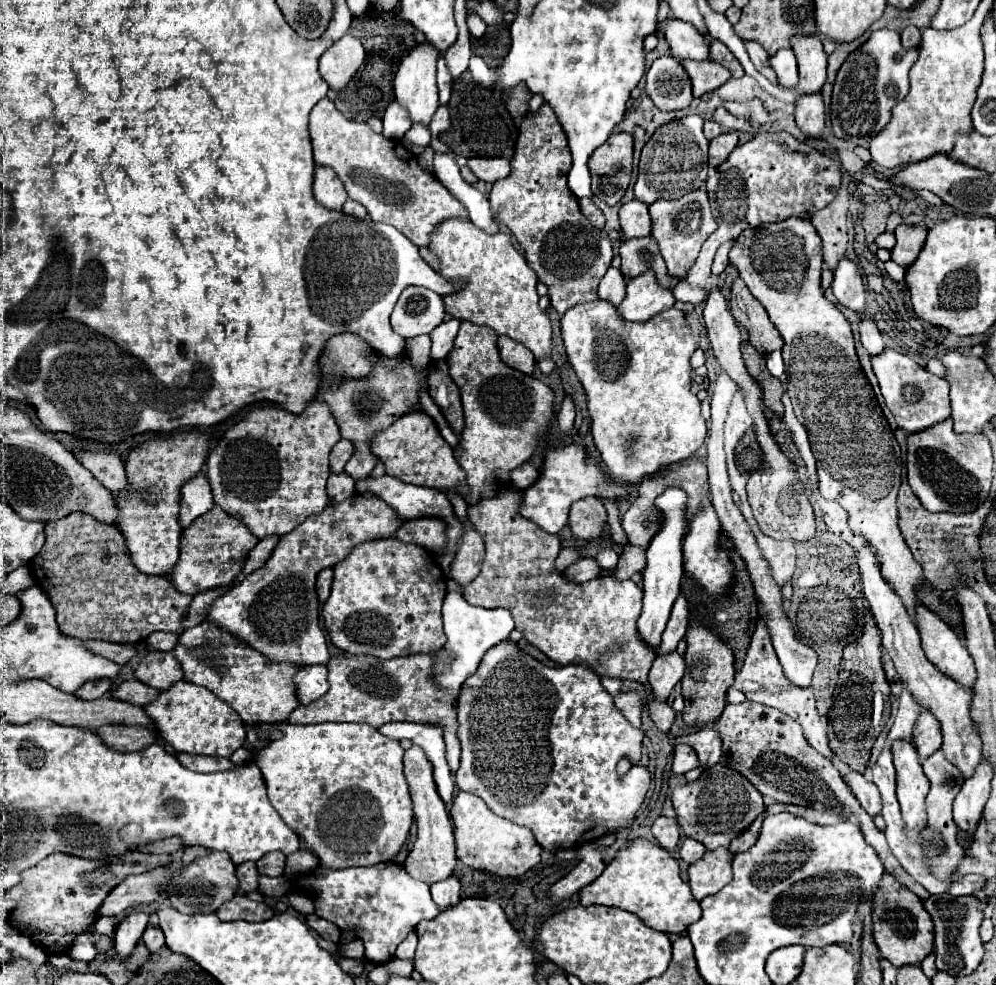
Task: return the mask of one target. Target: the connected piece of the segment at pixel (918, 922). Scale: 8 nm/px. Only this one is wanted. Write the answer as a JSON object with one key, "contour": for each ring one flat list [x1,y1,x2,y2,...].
{"contour":[[884,873,880,887,874,895,874,941,886,961,894,967,904,965,920,965,934,949,934,923,926,913,918,895,898,883,894,877]]}

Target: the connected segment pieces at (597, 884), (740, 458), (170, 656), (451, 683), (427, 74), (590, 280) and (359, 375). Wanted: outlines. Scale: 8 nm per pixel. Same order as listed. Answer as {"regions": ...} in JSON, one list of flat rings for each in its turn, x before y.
{"regions":[[[634,837,616,853,604,873,580,891,582,905,614,905,638,915,644,924,664,933,682,933,700,917,700,905,682,881,678,861,672,853,646,837]],[[750,429,738,443,736,447,736,465,738,469,750,477,752,471,758,471,764,463,764,451,762,447,758,445,756,441,756,435,754,435,754,429]],[[148,651,146,657,138,663,134,677,150,687,156,687,160,691,168,689,174,681,184,679,184,673,180,669,180,663,176,661,174,653,164,651]],[[448,591,442,607,444,633,448,637,442,647,444,655,438,655,434,661,434,683,448,695,458,695,464,681,478,671,478,665,488,649,498,645,514,629,514,619,506,609,484,609,470,605,460,591]],[[418,45,414,47,404,61,398,67,398,73,394,77,394,93,396,93,396,101,408,111,408,117,412,121,412,125,420,123,424,127,430,125,436,109,438,109,438,87,436,87,436,59,438,59,438,51,434,51,432,45]],[[550,105,526,113,516,143,516,155,510,161,510,177,496,181,490,191,490,211,498,225,512,231,524,247,528,265,548,287,552,307,562,317,570,307,596,301,600,279,612,261,612,243,602,229,590,225,580,213,578,199,570,193,566,173,572,165,566,133]],[[344,331,332,335,318,359,320,389,340,387,346,379,364,379,372,373,372,361,368,359,374,349,356,333]]]}

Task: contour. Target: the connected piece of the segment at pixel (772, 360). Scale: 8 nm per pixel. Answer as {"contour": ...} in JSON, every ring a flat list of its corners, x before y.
{"contour":[[776,349,776,351,772,351,772,353,768,353,768,357,766,357,766,367,768,367,768,371,770,371,774,377,780,377,780,375,784,373,782,355,780,355,780,351,778,351,778,349]]}

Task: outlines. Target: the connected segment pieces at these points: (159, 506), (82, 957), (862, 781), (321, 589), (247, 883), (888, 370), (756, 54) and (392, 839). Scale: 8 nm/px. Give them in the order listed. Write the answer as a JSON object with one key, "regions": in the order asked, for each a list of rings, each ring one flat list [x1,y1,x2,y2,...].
{"regions":[[[190,429,176,435,158,437,140,443,136,449,130,449,126,459,126,479,128,489,116,493,116,527,126,539,132,563,138,571,146,575,168,575,174,563,178,561,180,545,180,499,182,485,196,477,202,469,210,451,210,435,206,431]],[[90,935,90,937,78,937,78,941,74,943,67,955,74,960,90,962,96,954,95,947,92,947,92,935]],[[832,757,832,763,838,771,844,771,844,781,850,787,850,791,854,793,854,797,860,801,864,811,870,815,878,815,880,813,880,793,878,793,876,785,872,781,868,781,862,773,858,773,852,767,848,767,846,763,842,763,838,757]],[[326,567,318,573,318,579,316,579,316,591,318,591,318,599,324,603,330,595,330,585,332,585,332,569]],[[254,861,240,863,236,867,236,875,238,875,238,881,240,881,240,891,242,893,250,893,250,891,258,889,258,869,256,869]],[[886,349,878,357,872,357,872,367,874,367,874,375,880,383,888,409,892,411,898,427,904,429,906,433,918,433,918,431,930,429,936,423,942,423,950,417,950,399,948,399,946,379,932,375,930,371,914,363,910,357,894,349]],[[746,41,746,49,748,49,748,55,750,55,754,67,756,67,766,79,770,79,774,85,778,85,776,73,770,69,770,63,768,63,768,59,770,59,768,53,766,53,758,43,754,43,754,41]],[[316,723,316,725,284,725,284,735,276,741,272,741,268,747,260,749,254,757,256,765,260,767,266,787,268,787,268,799,272,803,272,807,280,813,280,817,284,819,284,823,298,833,298,837,302,837,306,841,306,845,314,851,314,855,320,859,318,871,322,873,324,869,348,869,348,867,370,867,370,865,378,865,378,863,386,863,392,861,394,855,400,851,400,847,404,845,410,825,412,825,412,801,410,801,410,793,408,793,408,785,402,773,402,755,404,749,400,747,400,743,396,739,384,737,376,727,372,725,364,725,364,723]]]}

